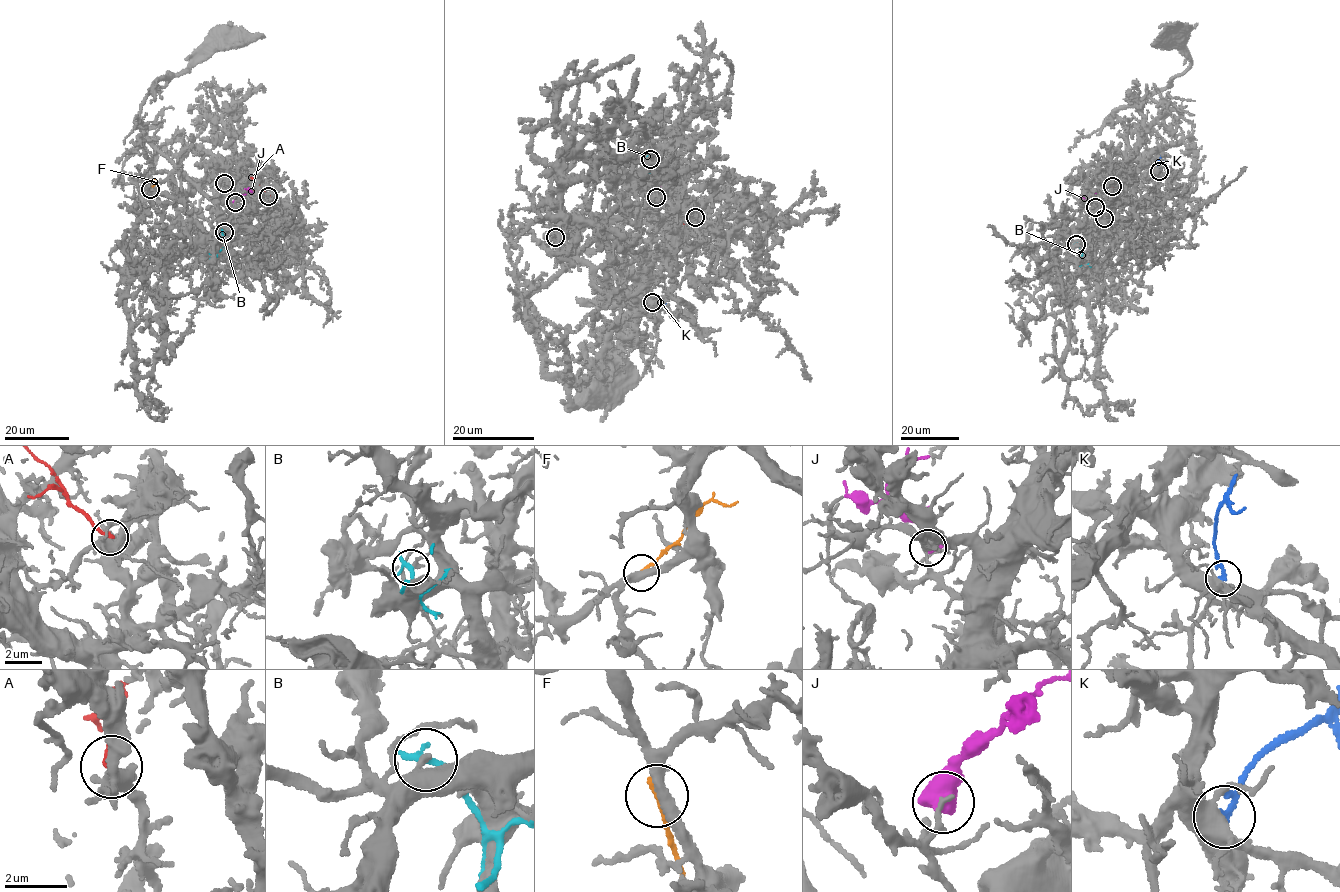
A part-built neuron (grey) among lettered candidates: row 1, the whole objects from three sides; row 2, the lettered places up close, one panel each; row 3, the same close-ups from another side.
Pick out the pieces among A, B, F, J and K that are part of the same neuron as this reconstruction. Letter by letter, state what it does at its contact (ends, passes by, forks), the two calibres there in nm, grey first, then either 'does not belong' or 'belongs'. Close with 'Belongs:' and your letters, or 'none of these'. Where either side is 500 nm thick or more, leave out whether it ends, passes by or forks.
A: it ends | 400/200 nm | does not belong
B: it ends | 220/280 nm | does not belong
F: it ends | 380/170 nm | does not belong
J: 160/750 nm | does not belong
K: it ends | 440/170 nm | does not belong
Belongs: none of these

